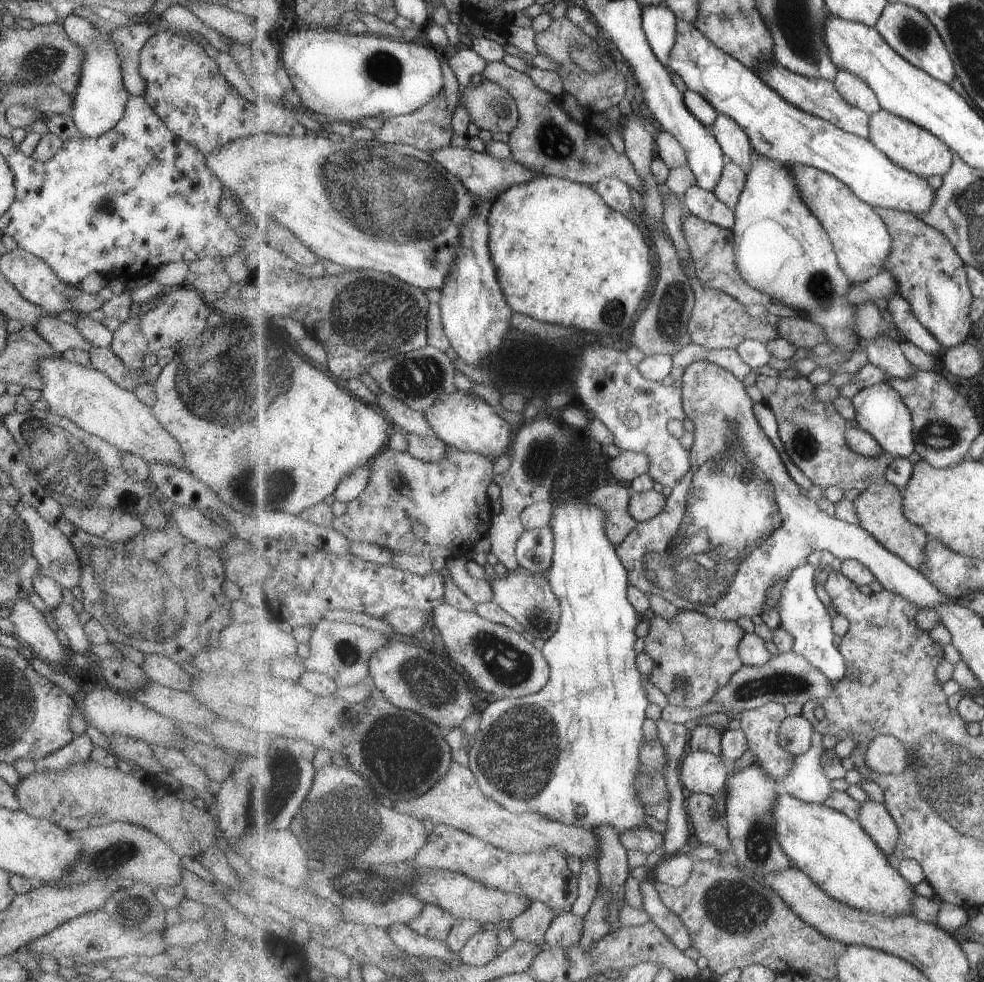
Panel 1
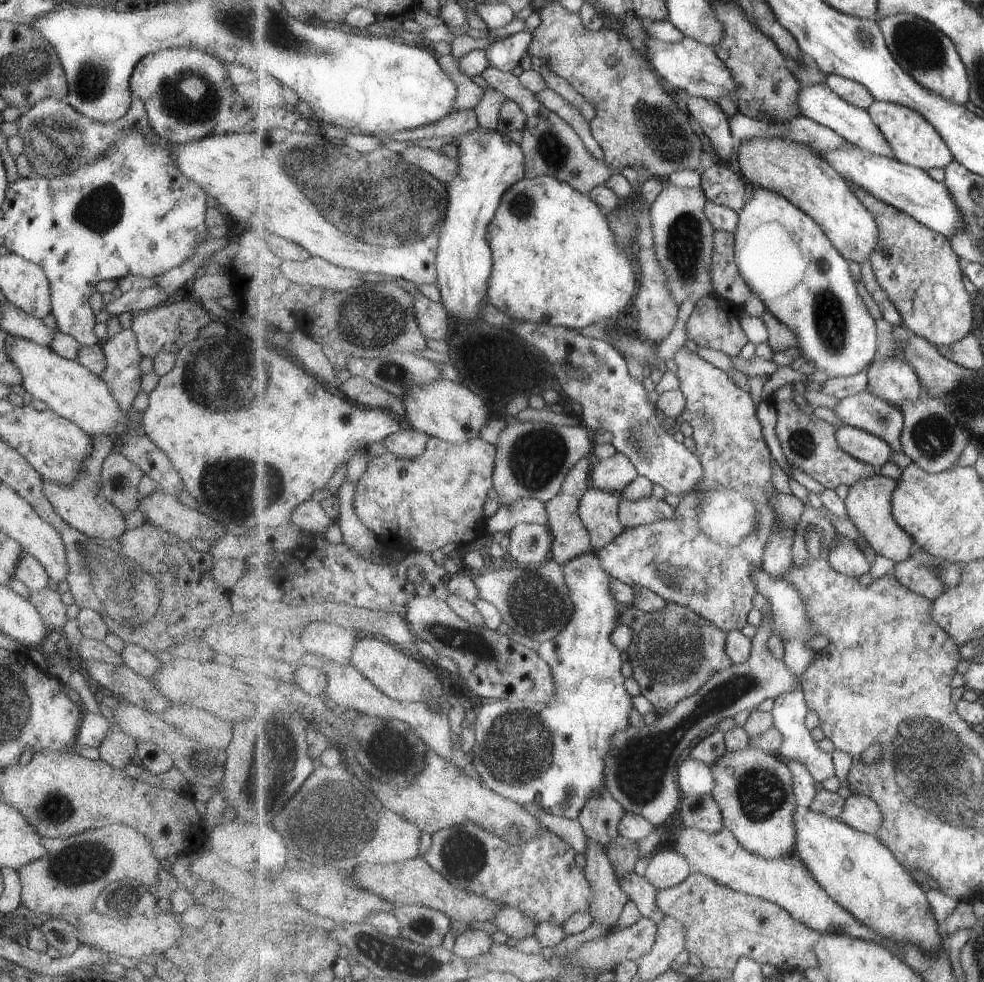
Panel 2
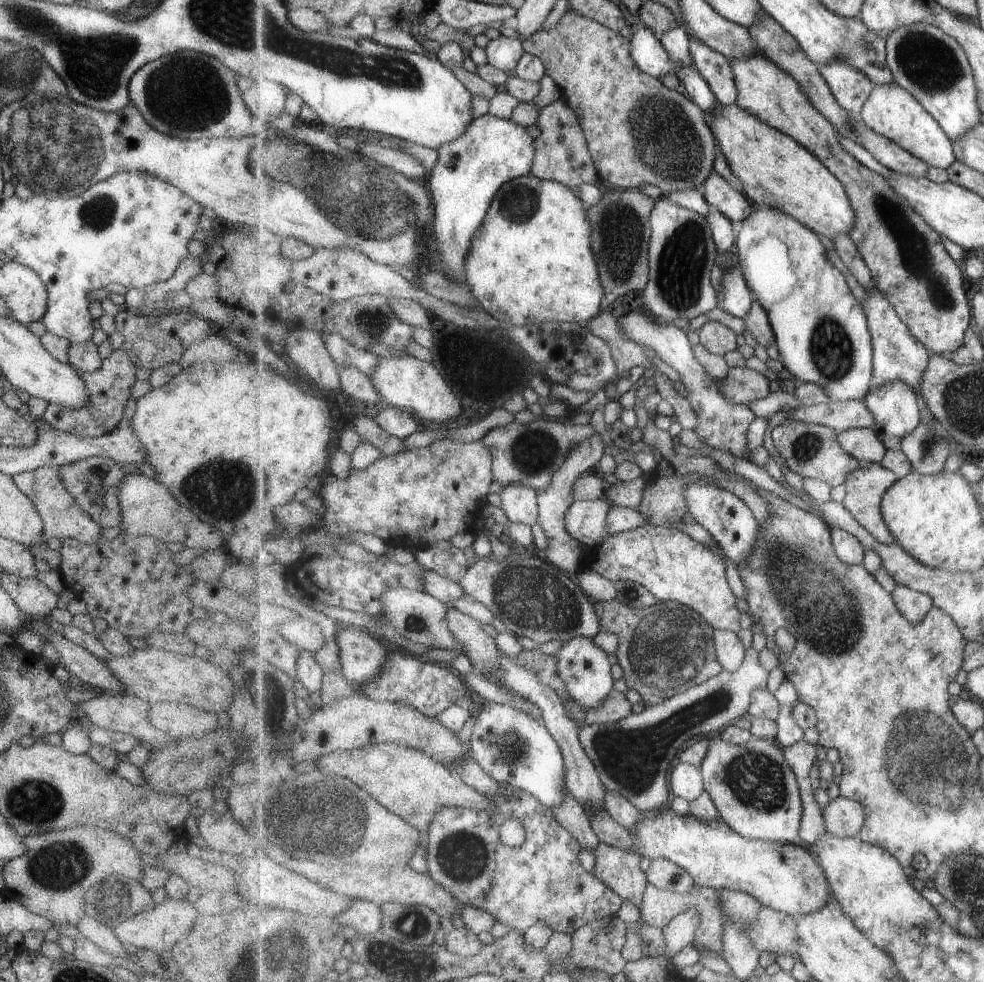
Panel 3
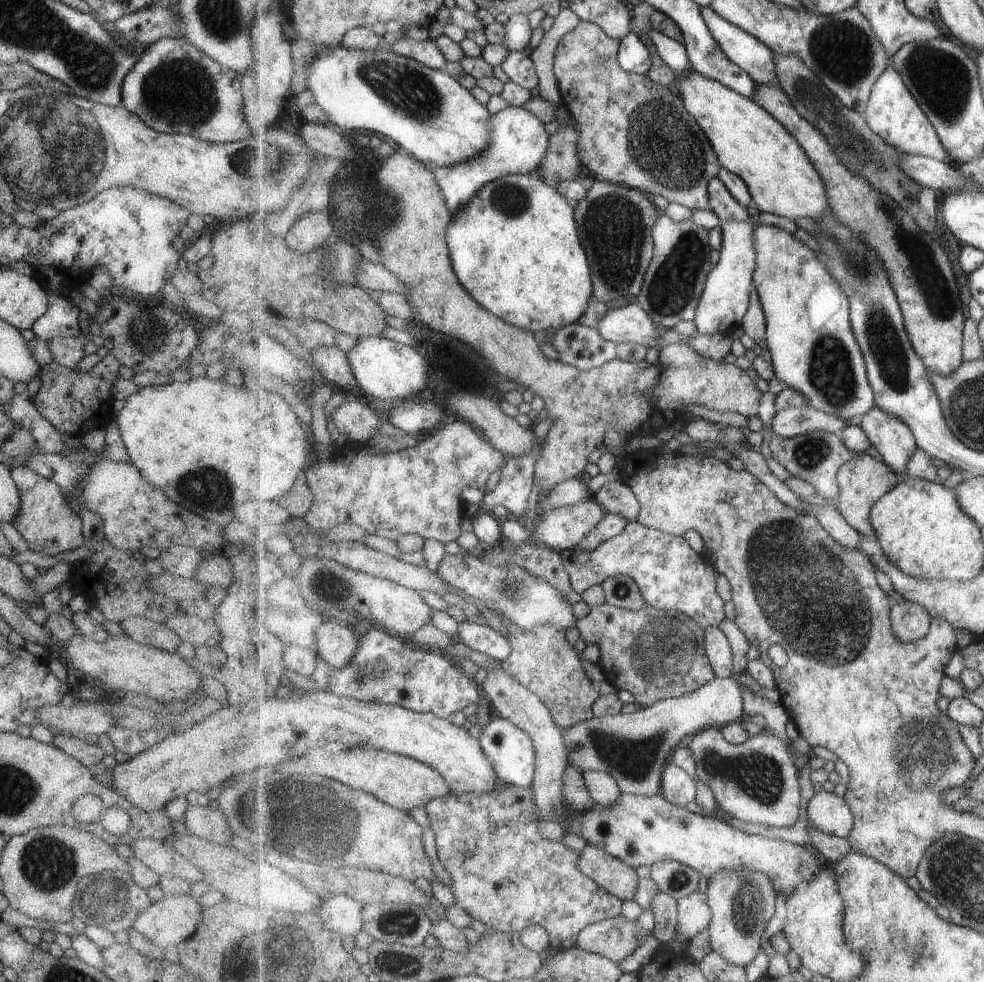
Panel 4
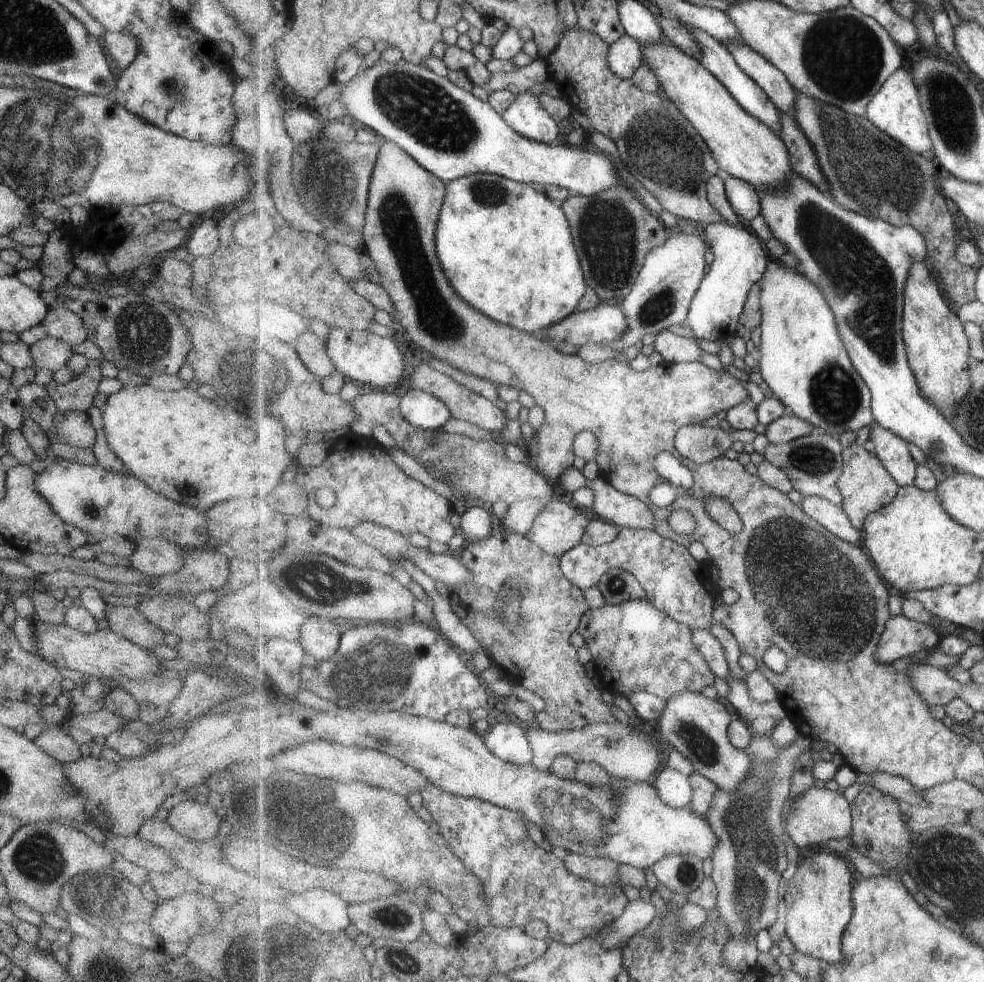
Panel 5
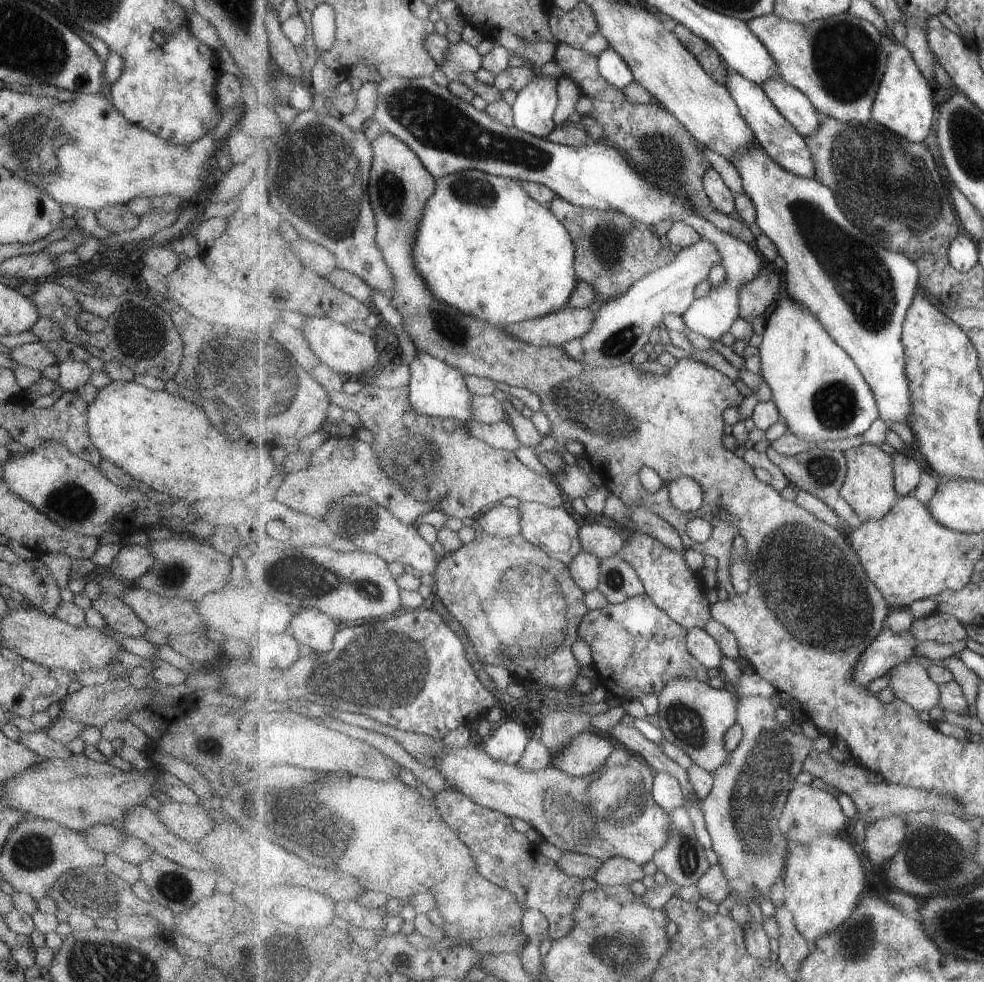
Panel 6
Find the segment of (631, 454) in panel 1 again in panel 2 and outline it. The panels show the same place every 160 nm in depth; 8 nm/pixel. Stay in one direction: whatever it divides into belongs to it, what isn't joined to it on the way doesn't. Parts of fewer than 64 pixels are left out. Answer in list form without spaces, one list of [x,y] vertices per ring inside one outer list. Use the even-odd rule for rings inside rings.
[[[617,452],[610,458],[597,461],[593,465],[591,476],[592,487],[622,493],[640,475],[631,458]]]

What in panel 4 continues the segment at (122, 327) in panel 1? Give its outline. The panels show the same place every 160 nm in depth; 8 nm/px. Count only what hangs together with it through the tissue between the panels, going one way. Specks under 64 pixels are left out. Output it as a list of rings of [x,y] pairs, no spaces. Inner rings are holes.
[[[110,354],[100,358],[89,370],[81,372],[62,367],[52,360],[40,366],[41,383],[32,403],[37,412],[61,433],[81,435],[91,428],[105,428],[115,417],[111,414],[111,387],[119,378],[119,366],[117,359]],[[24,464],[10,469],[10,475],[20,498],[18,513],[11,524],[27,542],[28,550],[39,552],[43,556],[53,556],[85,544],[78,514],[65,502],[63,491],[57,484],[39,476]]]

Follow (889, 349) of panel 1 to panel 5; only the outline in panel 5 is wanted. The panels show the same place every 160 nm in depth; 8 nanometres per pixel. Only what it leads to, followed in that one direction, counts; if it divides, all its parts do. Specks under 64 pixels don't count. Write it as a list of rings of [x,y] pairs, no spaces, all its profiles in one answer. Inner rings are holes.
[[[879,424],[872,428],[869,440],[873,442],[875,452],[900,486],[913,485],[919,466],[907,448],[907,441]]]

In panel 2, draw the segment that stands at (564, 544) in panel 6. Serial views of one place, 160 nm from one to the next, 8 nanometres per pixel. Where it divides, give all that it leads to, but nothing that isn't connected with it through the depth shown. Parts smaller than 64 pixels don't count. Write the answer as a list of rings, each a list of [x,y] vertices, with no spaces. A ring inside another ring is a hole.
[[[594,487],[583,494],[579,513],[589,530],[594,552],[607,548],[615,538],[619,538],[625,532],[625,526],[619,518],[623,498],[619,492]]]

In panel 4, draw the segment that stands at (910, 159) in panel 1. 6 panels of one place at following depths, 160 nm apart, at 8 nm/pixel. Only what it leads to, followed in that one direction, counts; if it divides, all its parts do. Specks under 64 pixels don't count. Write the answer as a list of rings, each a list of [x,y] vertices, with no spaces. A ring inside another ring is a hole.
[[[893,66],[887,67],[870,96],[870,102],[865,112],[869,126],[881,135],[889,144],[901,152],[910,155],[933,157],[940,161],[950,162],[950,152],[945,148],[938,130],[931,119],[923,112],[922,106],[907,88],[903,75]]]

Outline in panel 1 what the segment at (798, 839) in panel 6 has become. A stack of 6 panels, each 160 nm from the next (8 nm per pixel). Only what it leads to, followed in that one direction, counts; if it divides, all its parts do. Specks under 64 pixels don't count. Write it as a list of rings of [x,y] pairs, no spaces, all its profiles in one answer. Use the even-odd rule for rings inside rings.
[[[862,802],[858,821],[887,856],[894,853],[899,842],[900,830],[885,802]]]

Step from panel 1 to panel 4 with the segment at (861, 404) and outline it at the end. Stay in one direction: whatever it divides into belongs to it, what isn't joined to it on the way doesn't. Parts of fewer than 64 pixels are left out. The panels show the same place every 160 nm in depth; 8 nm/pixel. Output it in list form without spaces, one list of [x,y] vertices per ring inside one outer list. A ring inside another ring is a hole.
[[[811,405],[780,410],[774,418],[774,435],[791,438],[811,431],[838,433],[850,423],[835,415],[814,409]]]

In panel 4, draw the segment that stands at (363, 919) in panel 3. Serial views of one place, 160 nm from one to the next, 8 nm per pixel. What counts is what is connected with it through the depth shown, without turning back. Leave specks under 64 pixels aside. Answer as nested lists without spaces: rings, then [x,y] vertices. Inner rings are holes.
[[[347,894],[333,896],[315,910],[325,920],[329,930],[341,932],[343,936],[359,934],[363,928],[363,904]]]

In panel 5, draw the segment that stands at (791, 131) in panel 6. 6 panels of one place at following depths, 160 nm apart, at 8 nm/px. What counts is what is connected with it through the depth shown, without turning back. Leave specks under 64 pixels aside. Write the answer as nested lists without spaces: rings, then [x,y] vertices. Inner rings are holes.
[[[691,25],[687,26],[702,46],[701,64],[706,66],[707,70],[710,70],[731,91],[731,94],[737,99],[737,102],[742,104],[744,109],[747,109],[761,122],[767,123],[767,126],[780,136],[782,118],[780,117],[778,106],[771,100],[771,97],[737,64],[731,51],[722,42],[719,42],[717,38],[713,38],[711,34],[705,31]]]

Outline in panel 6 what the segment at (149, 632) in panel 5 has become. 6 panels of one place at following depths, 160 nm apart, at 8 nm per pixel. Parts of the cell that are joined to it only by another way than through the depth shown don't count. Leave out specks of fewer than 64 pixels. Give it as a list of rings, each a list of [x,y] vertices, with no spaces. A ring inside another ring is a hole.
[[[99,593],[92,607],[104,618],[107,628],[125,636],[141,637],[147,626],[121,599],[109,593]]]

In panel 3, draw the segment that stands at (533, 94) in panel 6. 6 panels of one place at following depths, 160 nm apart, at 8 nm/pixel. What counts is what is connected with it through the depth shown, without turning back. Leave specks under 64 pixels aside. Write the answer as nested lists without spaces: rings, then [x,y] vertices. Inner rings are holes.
[[[490,112],[476,118],[461,138],[439,150],[429,179],[434,206],[433,230],[451,282],[466,278],[466,258],[476,230],[487,220],[493,197],[507,181],[532,174],[536,152],[536,140],[531,138],[526,126]]]

